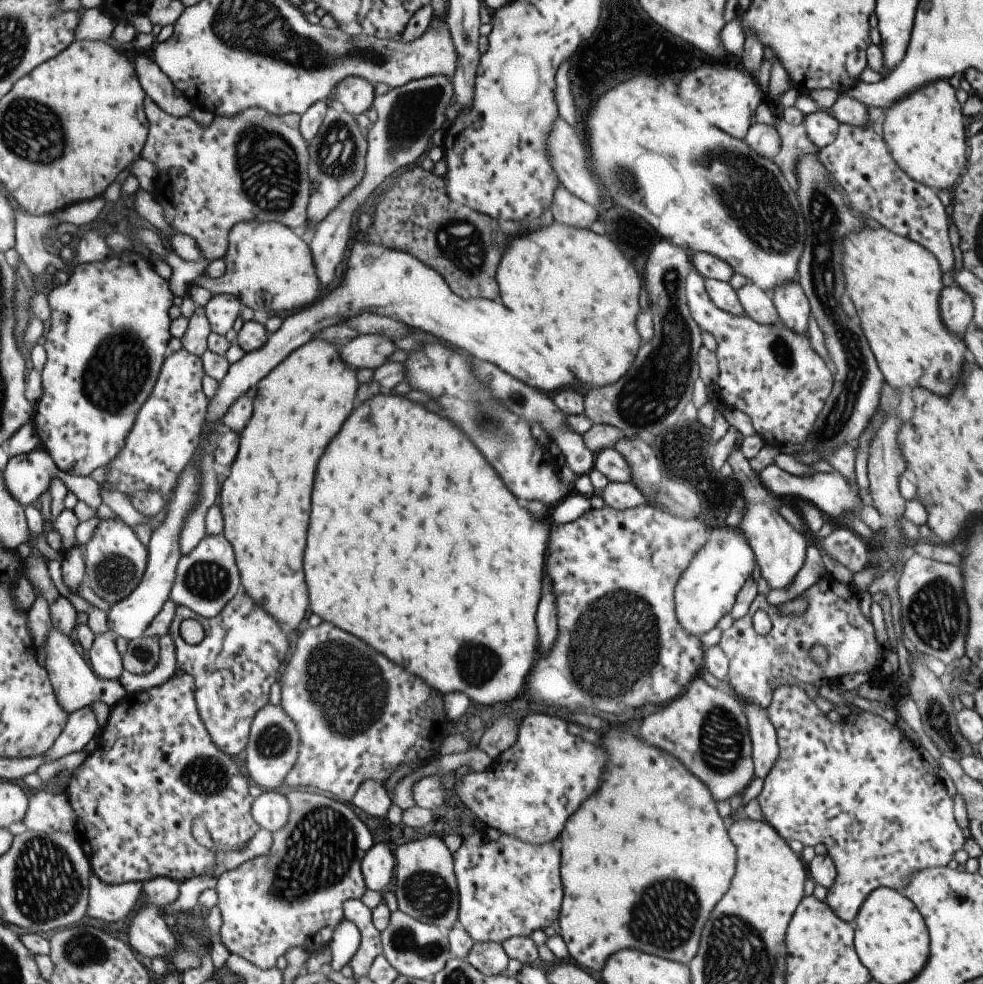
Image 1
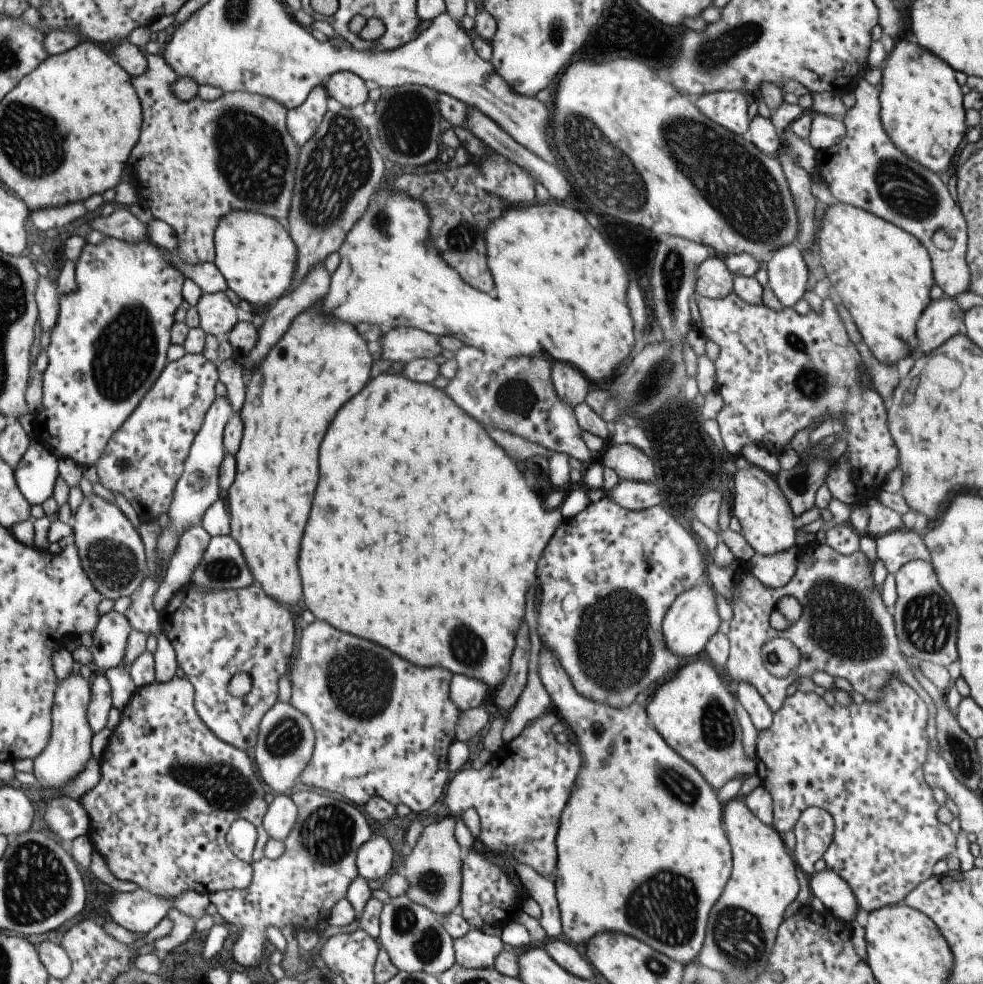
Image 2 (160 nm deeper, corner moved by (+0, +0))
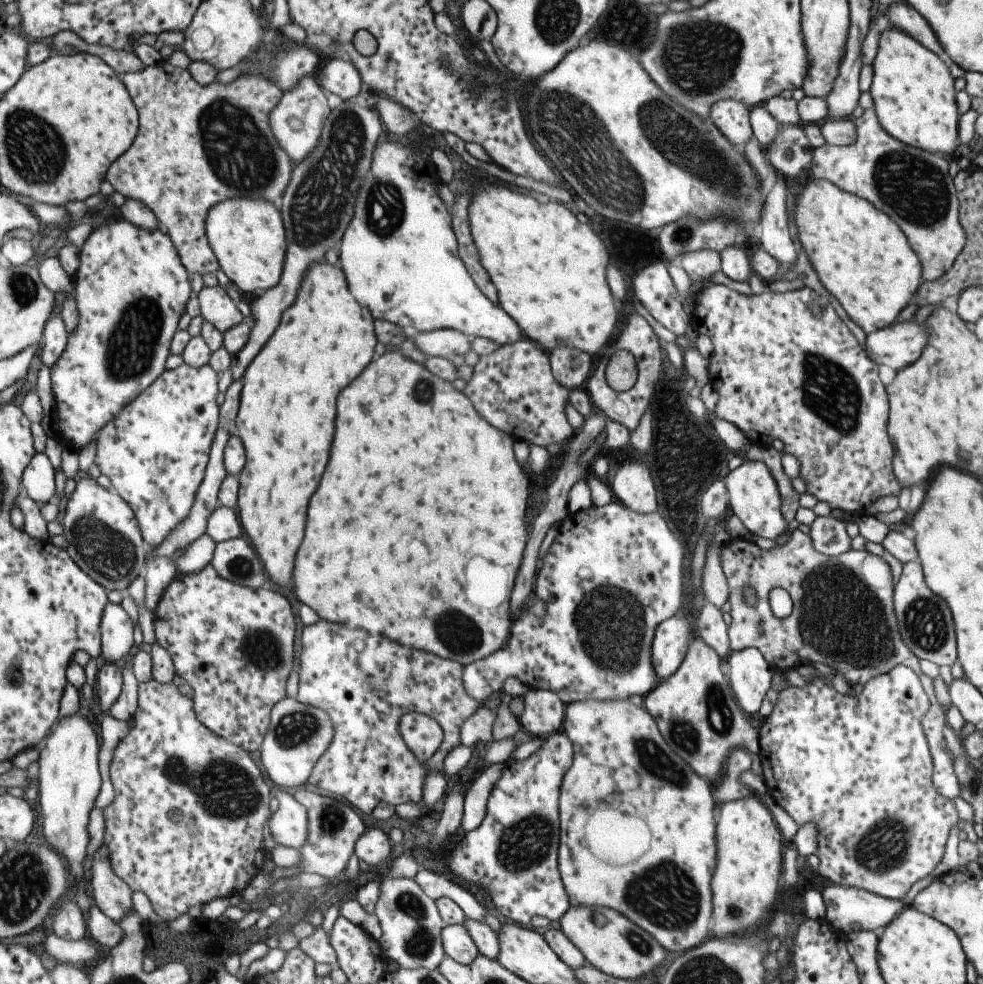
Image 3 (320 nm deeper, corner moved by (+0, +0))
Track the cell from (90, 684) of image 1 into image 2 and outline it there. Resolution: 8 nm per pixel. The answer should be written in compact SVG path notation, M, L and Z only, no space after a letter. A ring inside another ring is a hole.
M79 671L71 672L65 680L56 680L51 708L51 736L42 753L32 760L32 773L37 786L45 786L51 790L59 790L69 784L83 766L92 760L91 756L91 728L87 726L85 712L90 702L91 679L83 678Z

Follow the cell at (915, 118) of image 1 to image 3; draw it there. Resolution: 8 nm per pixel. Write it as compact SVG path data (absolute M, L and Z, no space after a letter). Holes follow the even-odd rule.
M879 26L868 89L882 129L895 140L930 153L951 154L957 146L958 112L947 66L925 46L897 28Z

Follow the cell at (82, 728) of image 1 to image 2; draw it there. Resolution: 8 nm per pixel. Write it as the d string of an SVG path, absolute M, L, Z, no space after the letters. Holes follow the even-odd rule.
M103 674L93 676L91 681L90 702L85 712L87 726L91 728L91 734L95 734L105 728L107 713L112 707L109 684Z

